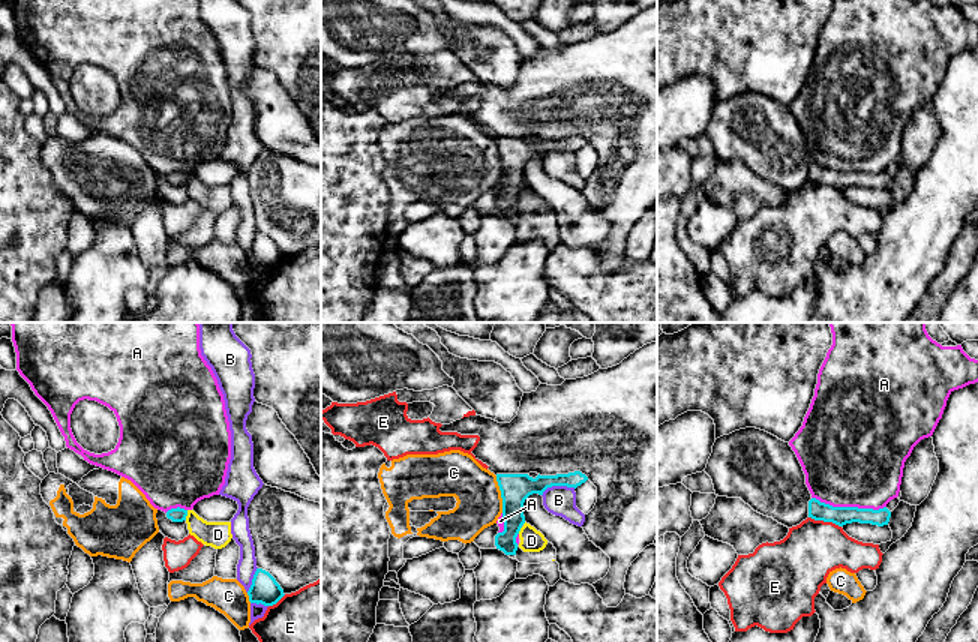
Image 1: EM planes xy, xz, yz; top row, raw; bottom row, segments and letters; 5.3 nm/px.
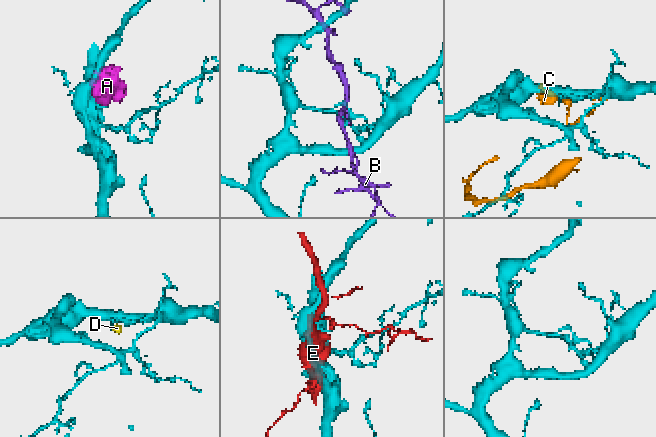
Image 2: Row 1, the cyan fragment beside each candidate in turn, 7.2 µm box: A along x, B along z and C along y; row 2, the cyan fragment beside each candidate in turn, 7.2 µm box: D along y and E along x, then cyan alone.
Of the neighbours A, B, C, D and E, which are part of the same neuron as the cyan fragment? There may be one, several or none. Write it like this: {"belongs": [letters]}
{"belongs": []}

